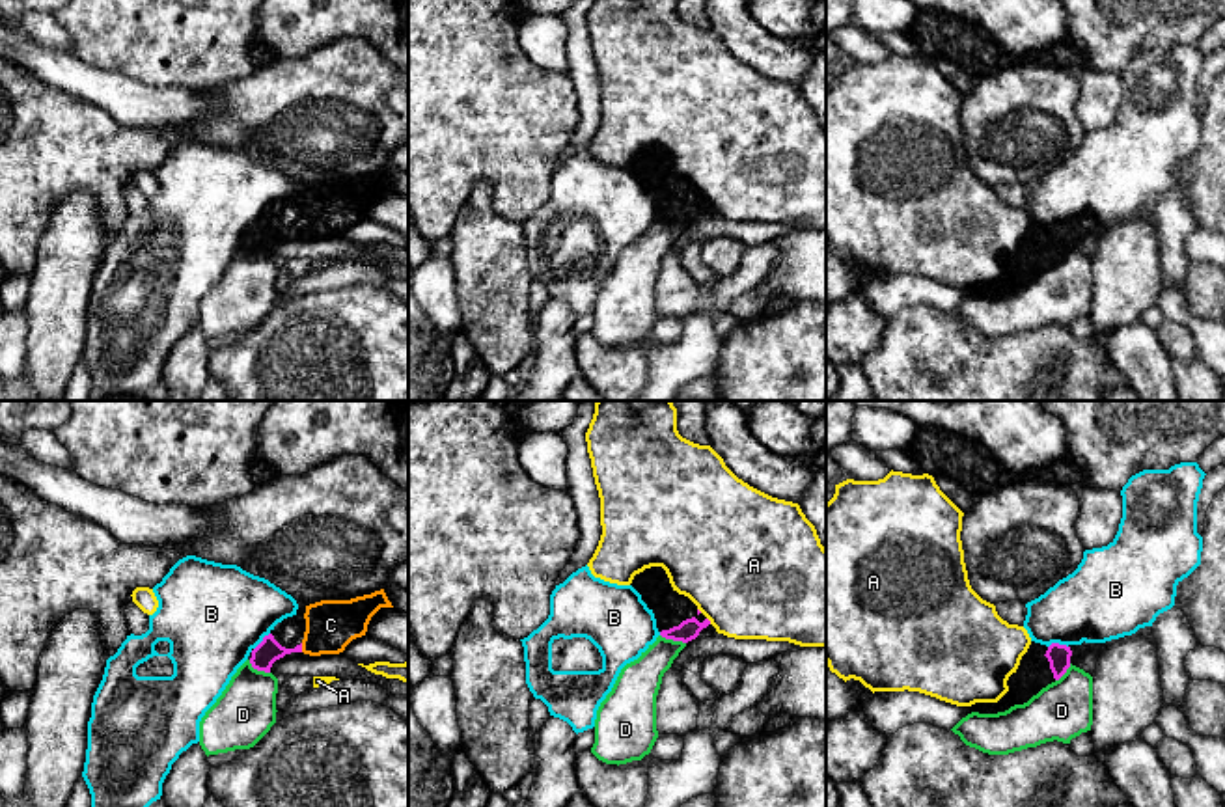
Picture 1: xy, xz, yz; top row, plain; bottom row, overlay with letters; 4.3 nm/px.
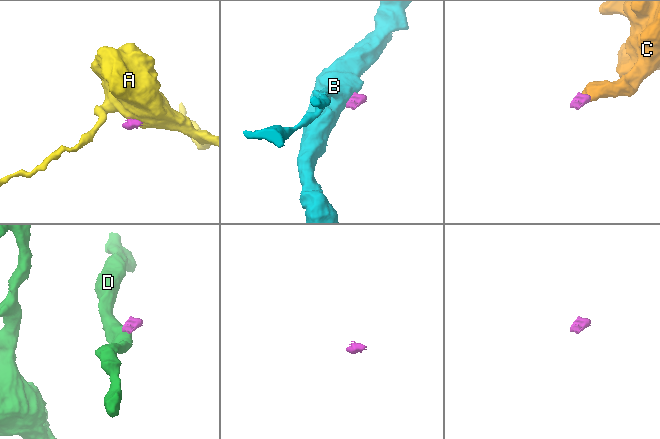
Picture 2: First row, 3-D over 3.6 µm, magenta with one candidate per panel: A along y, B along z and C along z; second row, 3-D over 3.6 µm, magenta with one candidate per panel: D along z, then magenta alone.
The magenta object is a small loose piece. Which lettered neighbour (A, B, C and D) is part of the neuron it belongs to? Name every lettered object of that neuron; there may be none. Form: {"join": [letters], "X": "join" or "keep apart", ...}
{"join": ["C"], "A": "keep apart", "B": "keep apart", "C": "join", "D": "keep apart"}

